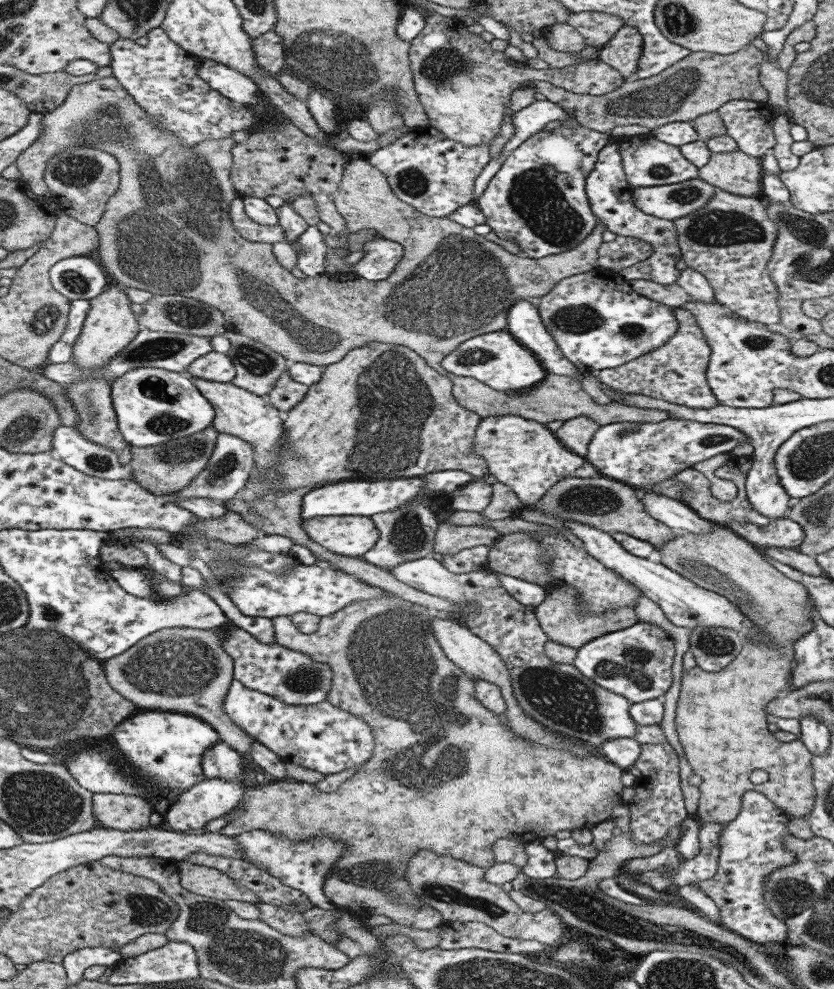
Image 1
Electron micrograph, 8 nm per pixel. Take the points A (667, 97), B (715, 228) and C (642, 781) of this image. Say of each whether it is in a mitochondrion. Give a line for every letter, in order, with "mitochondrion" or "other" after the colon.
A: mitochondrion
B: mitochondrion
C: other

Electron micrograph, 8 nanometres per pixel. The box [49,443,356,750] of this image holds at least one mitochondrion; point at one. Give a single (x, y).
(179, 665)

